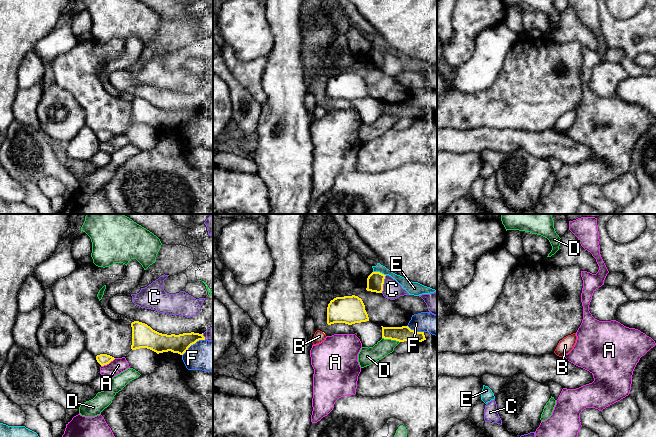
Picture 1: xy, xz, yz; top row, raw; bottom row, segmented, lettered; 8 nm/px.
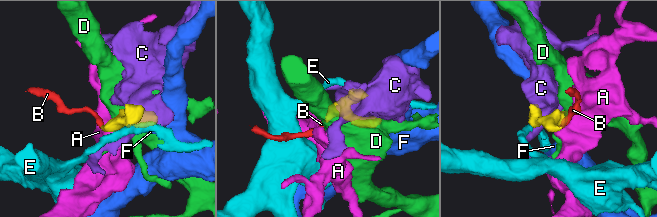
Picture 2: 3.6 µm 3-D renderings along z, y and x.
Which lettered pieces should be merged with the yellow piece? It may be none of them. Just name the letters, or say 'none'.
B

